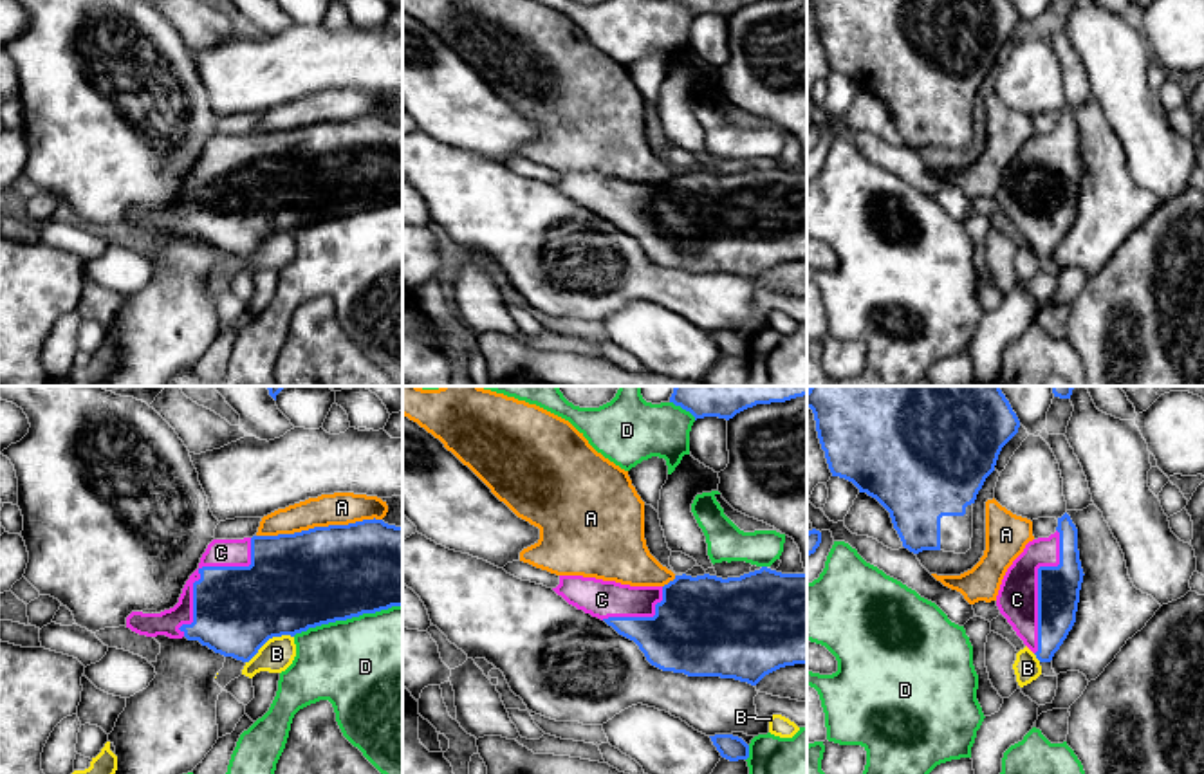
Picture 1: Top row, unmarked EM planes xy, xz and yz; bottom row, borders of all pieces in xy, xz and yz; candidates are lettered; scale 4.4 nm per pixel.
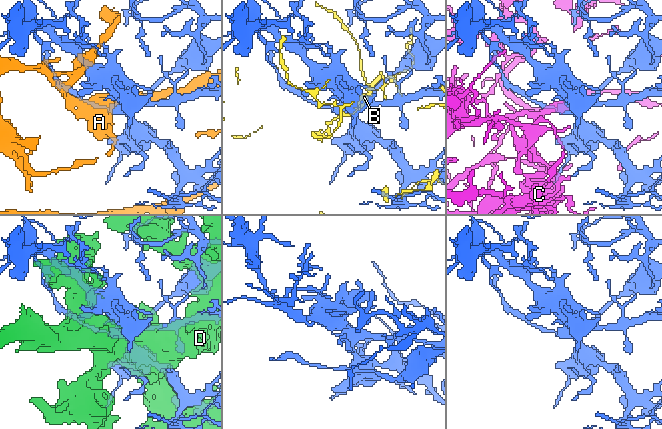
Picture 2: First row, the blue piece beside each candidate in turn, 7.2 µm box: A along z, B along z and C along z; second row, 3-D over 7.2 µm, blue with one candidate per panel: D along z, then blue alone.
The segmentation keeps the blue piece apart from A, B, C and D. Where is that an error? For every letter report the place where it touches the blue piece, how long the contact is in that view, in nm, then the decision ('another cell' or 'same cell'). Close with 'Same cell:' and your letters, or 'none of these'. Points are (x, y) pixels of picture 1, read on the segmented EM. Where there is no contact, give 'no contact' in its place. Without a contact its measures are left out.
A: contact xy (318, 527); length 550 nm; another cell
B: contact xy (269, 637); length 240 nm; another cell
C: contact xy (201, 569); length 550 nm; same cell
D: contact xy (347, 617); length 500 nm; another cell
Same cell: C

